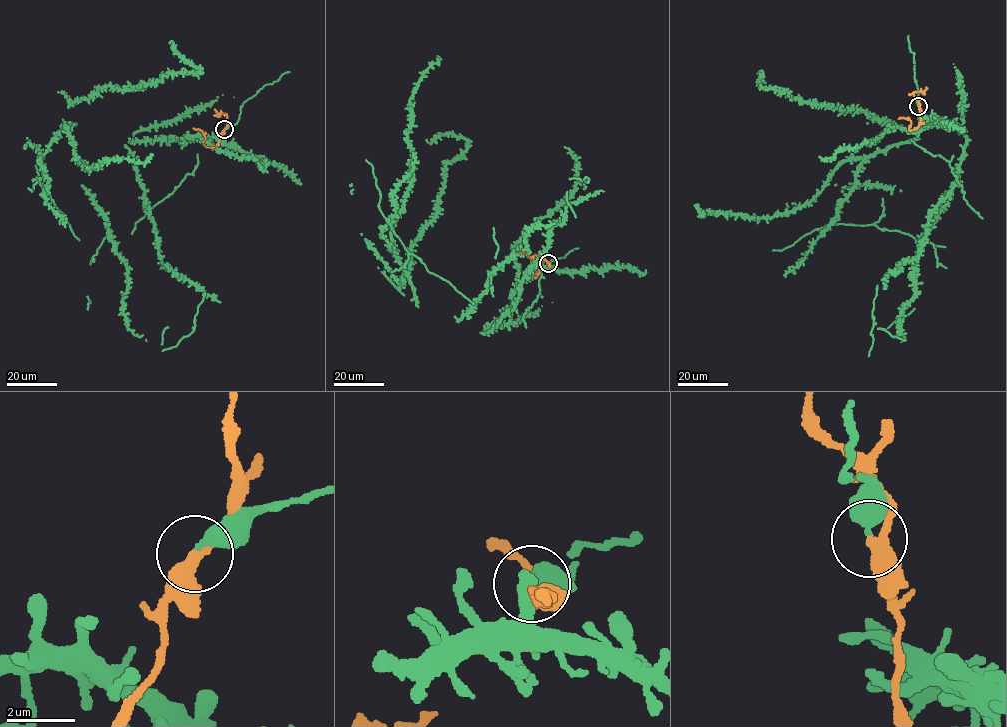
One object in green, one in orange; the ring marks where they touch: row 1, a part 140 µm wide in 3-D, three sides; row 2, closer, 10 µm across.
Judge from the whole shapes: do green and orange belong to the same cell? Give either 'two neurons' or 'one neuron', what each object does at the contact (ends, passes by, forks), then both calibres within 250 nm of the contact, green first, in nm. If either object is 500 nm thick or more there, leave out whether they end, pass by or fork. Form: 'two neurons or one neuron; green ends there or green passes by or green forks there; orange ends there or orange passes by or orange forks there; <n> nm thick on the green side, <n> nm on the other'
two neurons; green ends there; orange passes by; 380 nm thick on the green side, 340 nm on the other

